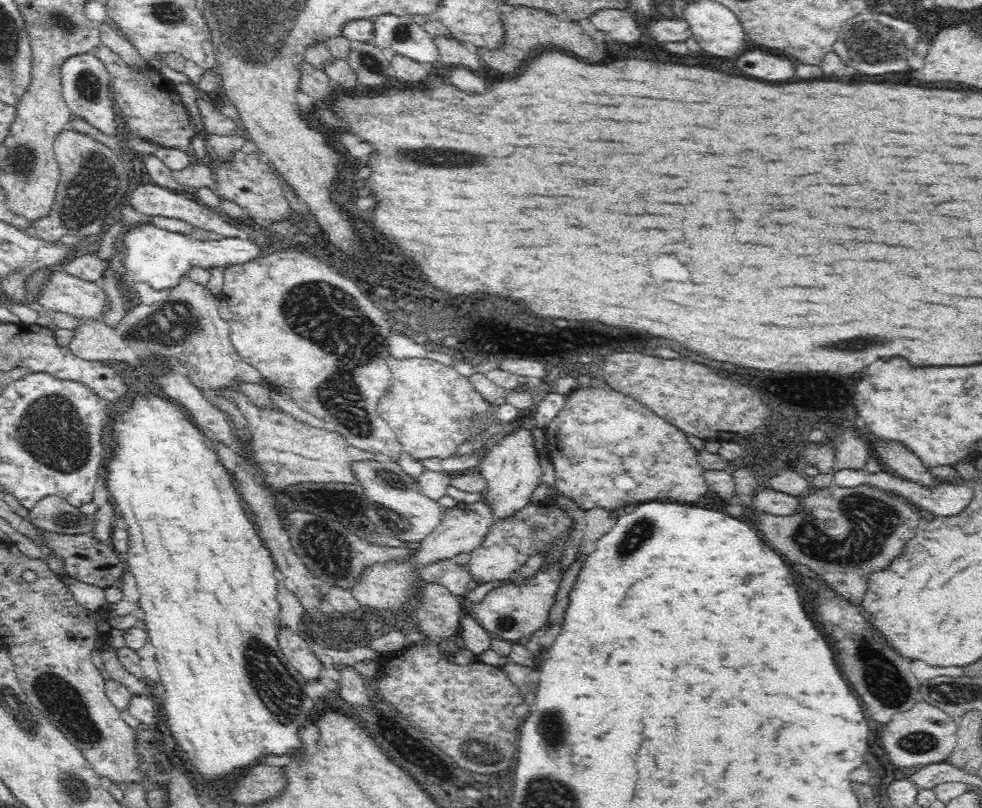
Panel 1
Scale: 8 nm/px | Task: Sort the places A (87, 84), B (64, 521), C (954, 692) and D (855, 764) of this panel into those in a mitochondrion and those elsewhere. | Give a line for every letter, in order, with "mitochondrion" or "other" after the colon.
A: mitochondrion
B: mitochondrion
C: mitochondrion
D: other

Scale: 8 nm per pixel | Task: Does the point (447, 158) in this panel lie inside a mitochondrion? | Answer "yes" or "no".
yes

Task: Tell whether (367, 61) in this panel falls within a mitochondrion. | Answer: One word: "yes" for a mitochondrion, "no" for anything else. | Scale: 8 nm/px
yes

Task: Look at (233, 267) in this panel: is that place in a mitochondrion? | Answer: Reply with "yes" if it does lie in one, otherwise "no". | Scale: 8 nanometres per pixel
no

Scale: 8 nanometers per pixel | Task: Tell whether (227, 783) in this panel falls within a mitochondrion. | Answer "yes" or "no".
no

